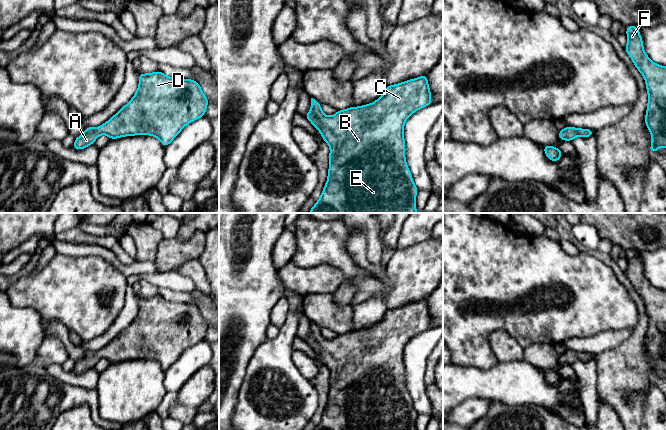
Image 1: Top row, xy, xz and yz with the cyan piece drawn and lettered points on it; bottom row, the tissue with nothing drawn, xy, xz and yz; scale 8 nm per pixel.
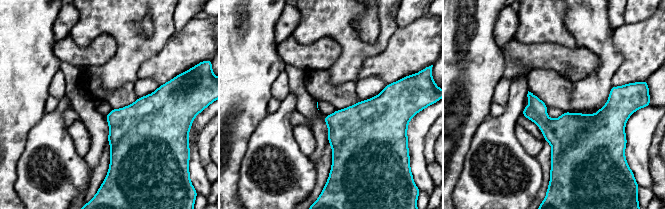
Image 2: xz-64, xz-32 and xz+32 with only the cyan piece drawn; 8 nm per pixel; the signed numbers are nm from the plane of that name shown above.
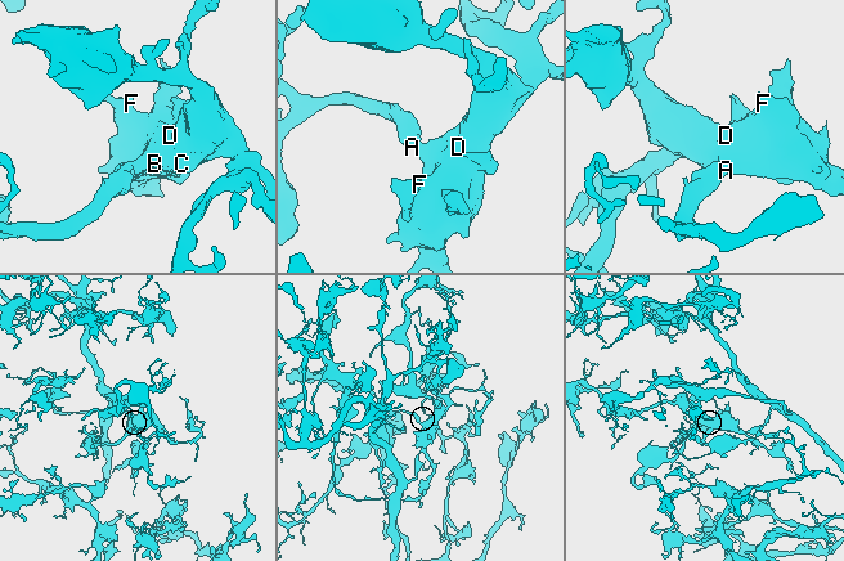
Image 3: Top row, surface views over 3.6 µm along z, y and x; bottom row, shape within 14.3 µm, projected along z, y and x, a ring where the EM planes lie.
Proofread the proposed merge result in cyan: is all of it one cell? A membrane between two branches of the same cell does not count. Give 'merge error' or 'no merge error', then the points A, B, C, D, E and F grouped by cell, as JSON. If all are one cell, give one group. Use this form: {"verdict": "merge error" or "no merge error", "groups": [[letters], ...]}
{"verdict": "no merge error", "groups": [["A", "B", "C", "D", "E", "F"]]}

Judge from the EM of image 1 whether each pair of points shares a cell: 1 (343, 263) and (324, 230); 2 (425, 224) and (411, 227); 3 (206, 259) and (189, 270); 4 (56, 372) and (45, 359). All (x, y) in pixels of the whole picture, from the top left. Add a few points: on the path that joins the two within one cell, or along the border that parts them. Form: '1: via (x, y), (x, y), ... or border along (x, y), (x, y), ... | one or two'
1: via (337, 255), (324, 242), (324, 238) | one
2: via (422, 224), (414, 227) | one
3: border along (197, 259), (204, 270), (208, 282) | two
4: border along (61, 364), (48, 364), (45, 367) | two

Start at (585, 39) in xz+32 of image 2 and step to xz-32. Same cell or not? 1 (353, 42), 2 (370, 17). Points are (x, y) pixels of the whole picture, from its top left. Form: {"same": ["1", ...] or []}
{"same": ["2"]}

